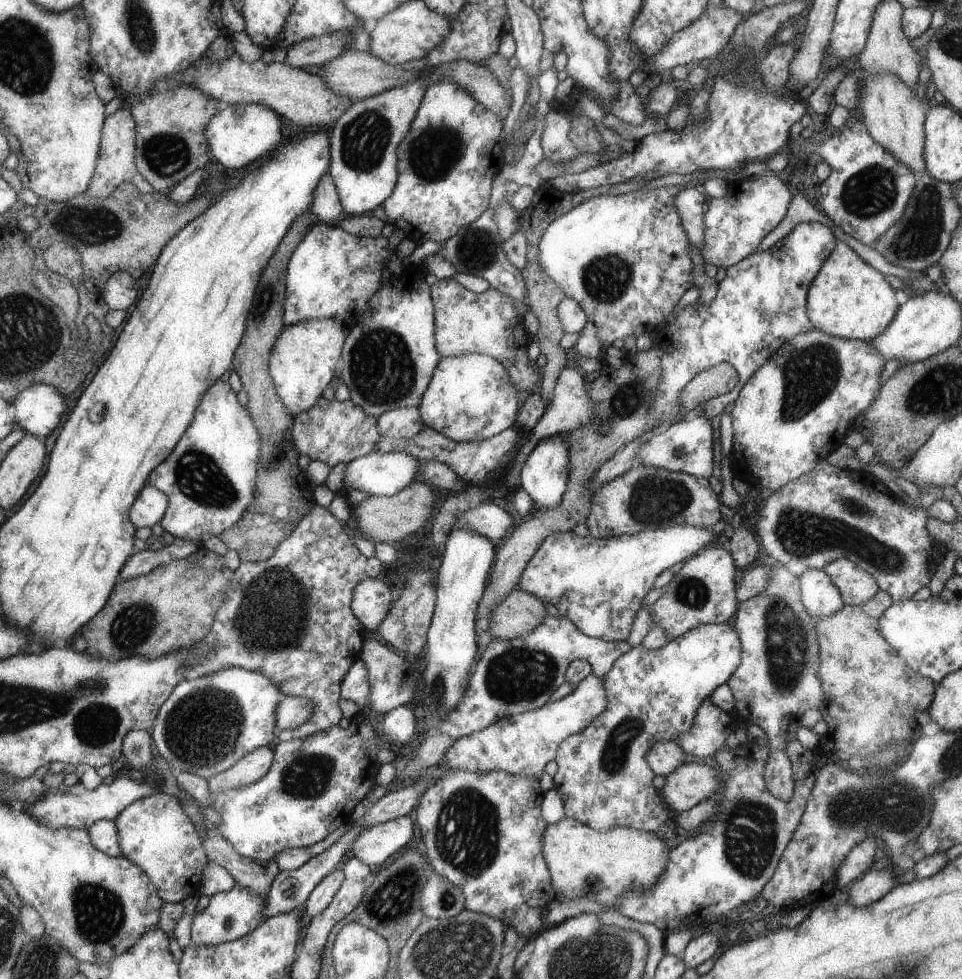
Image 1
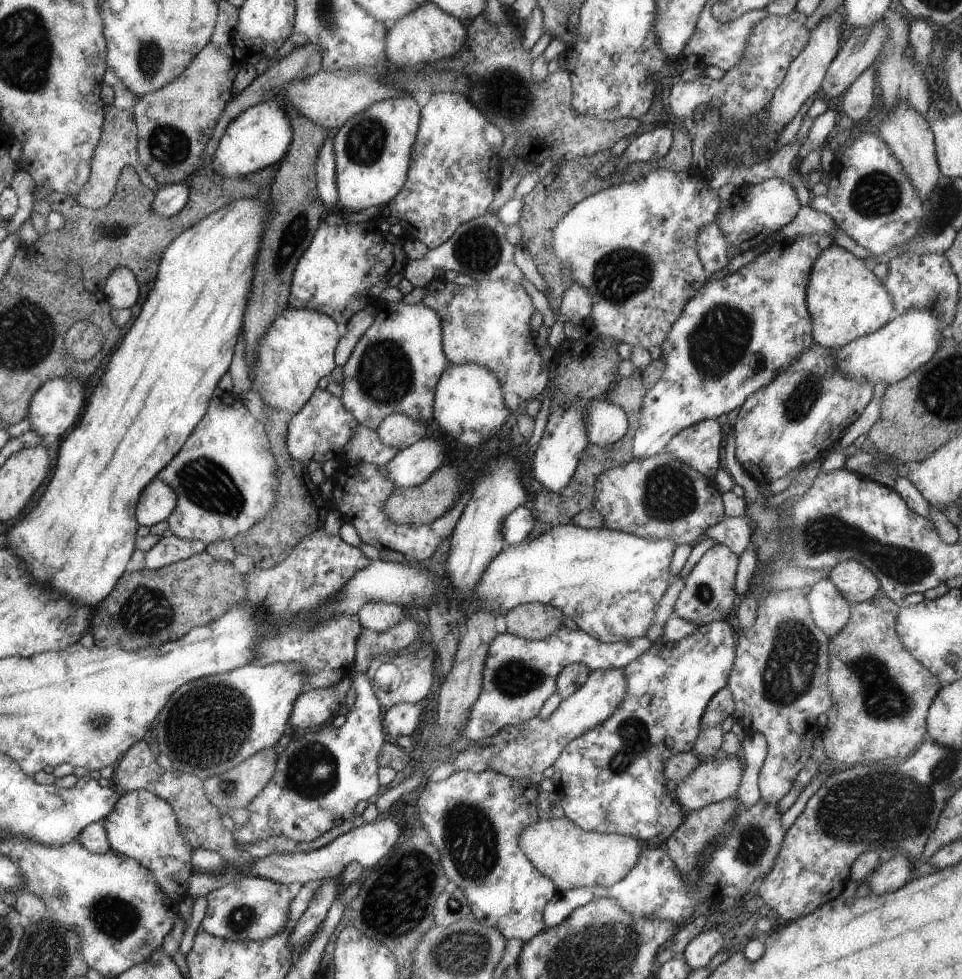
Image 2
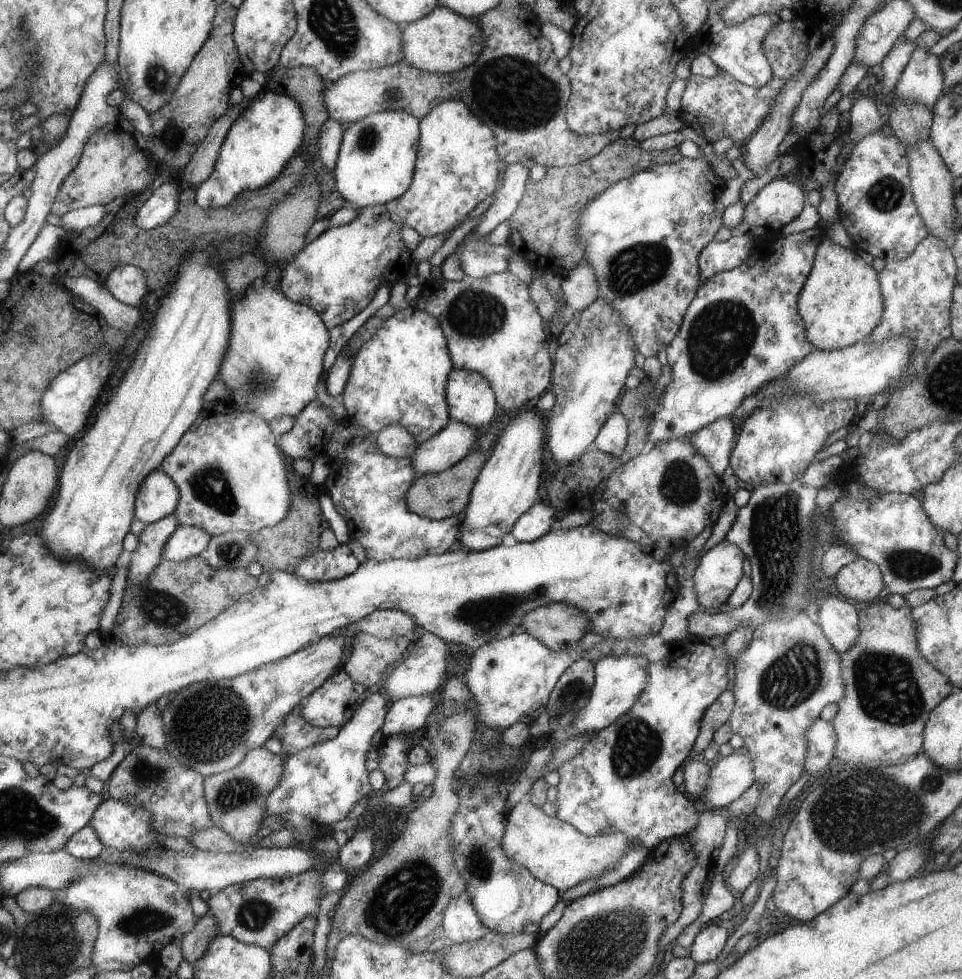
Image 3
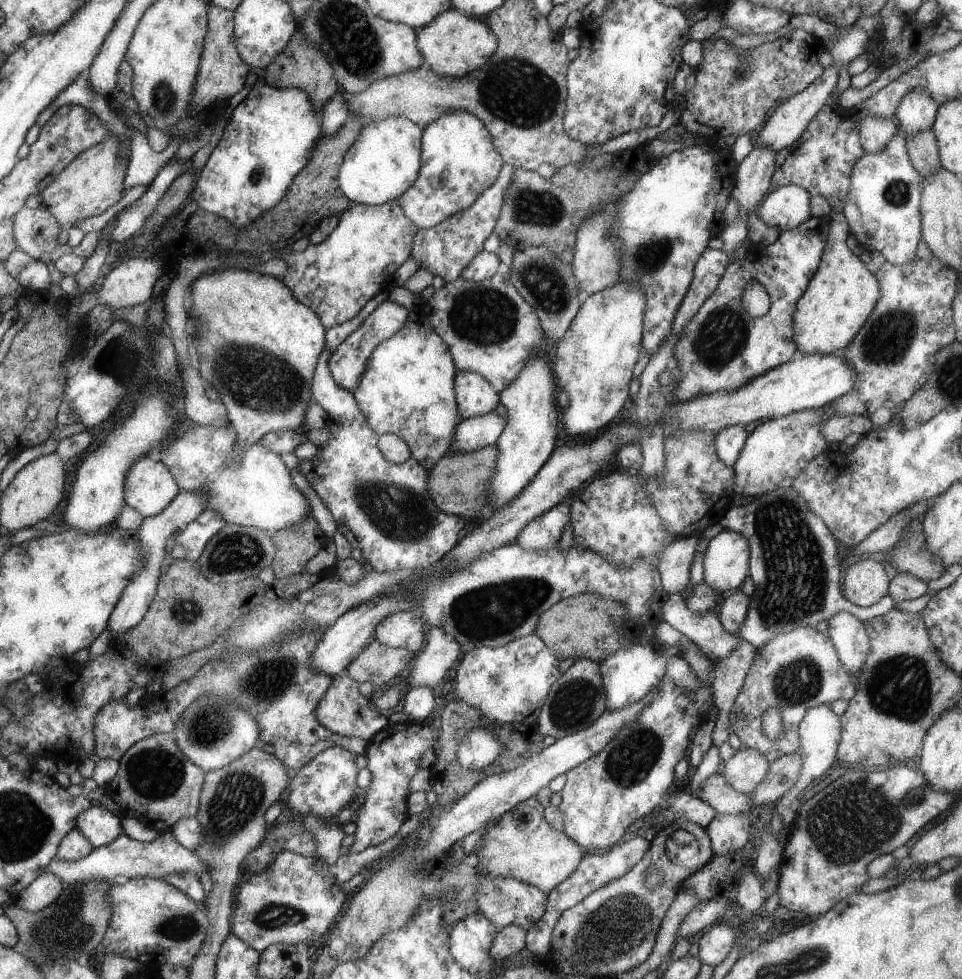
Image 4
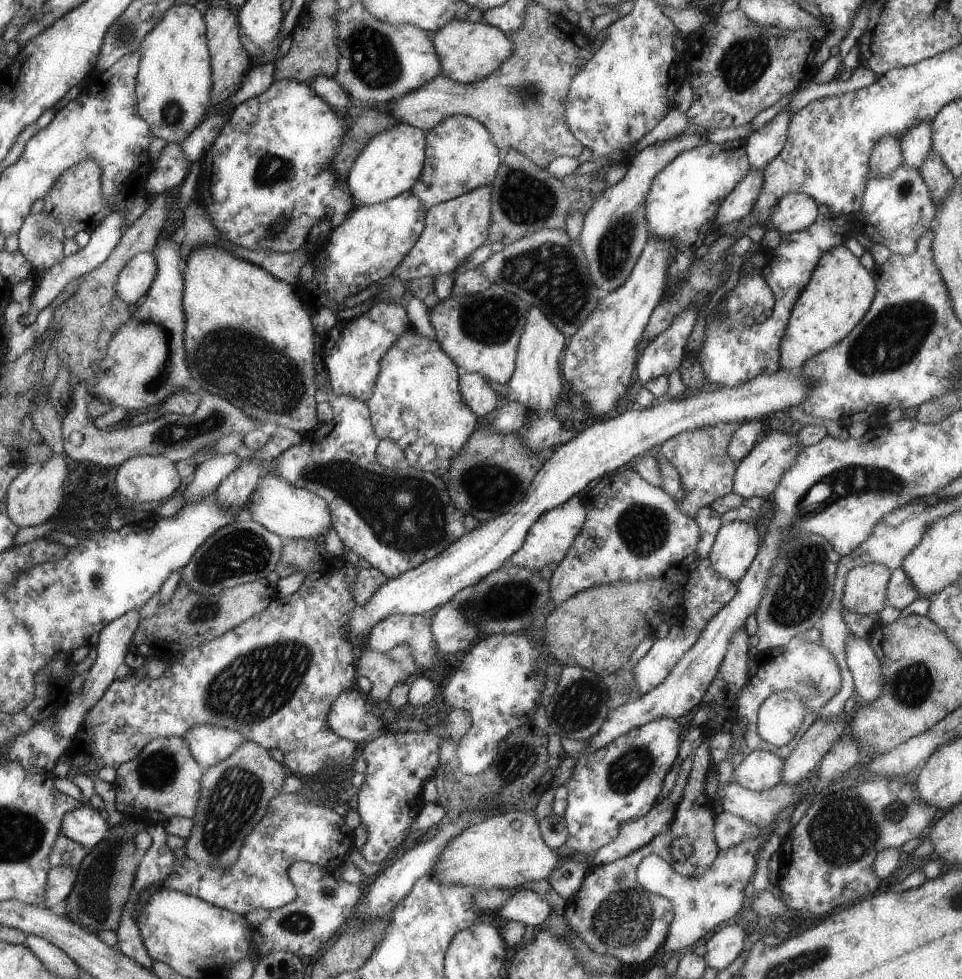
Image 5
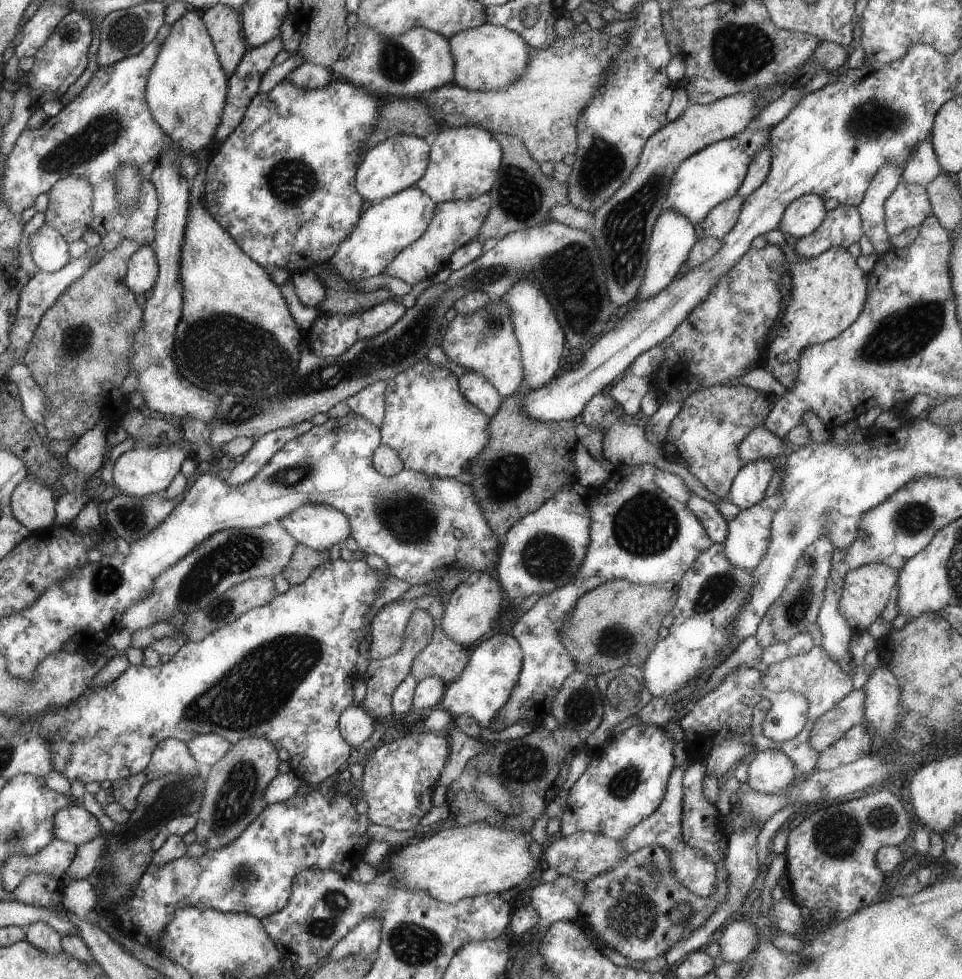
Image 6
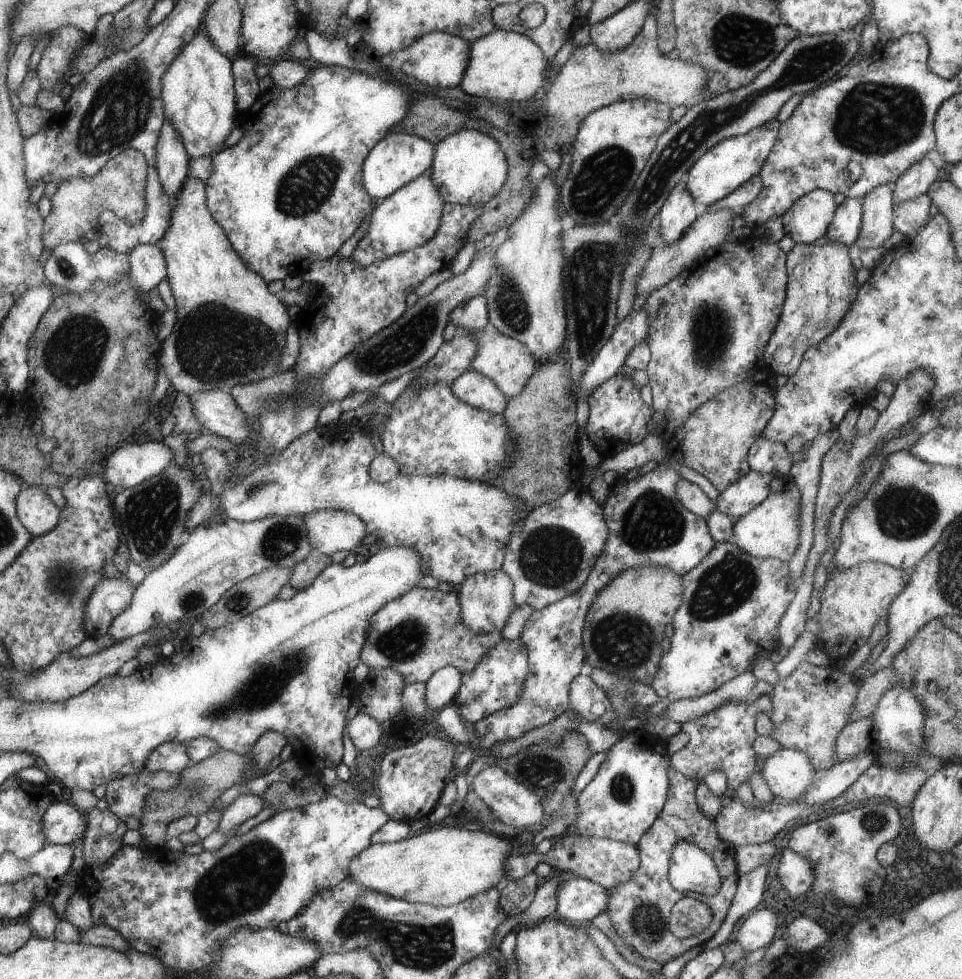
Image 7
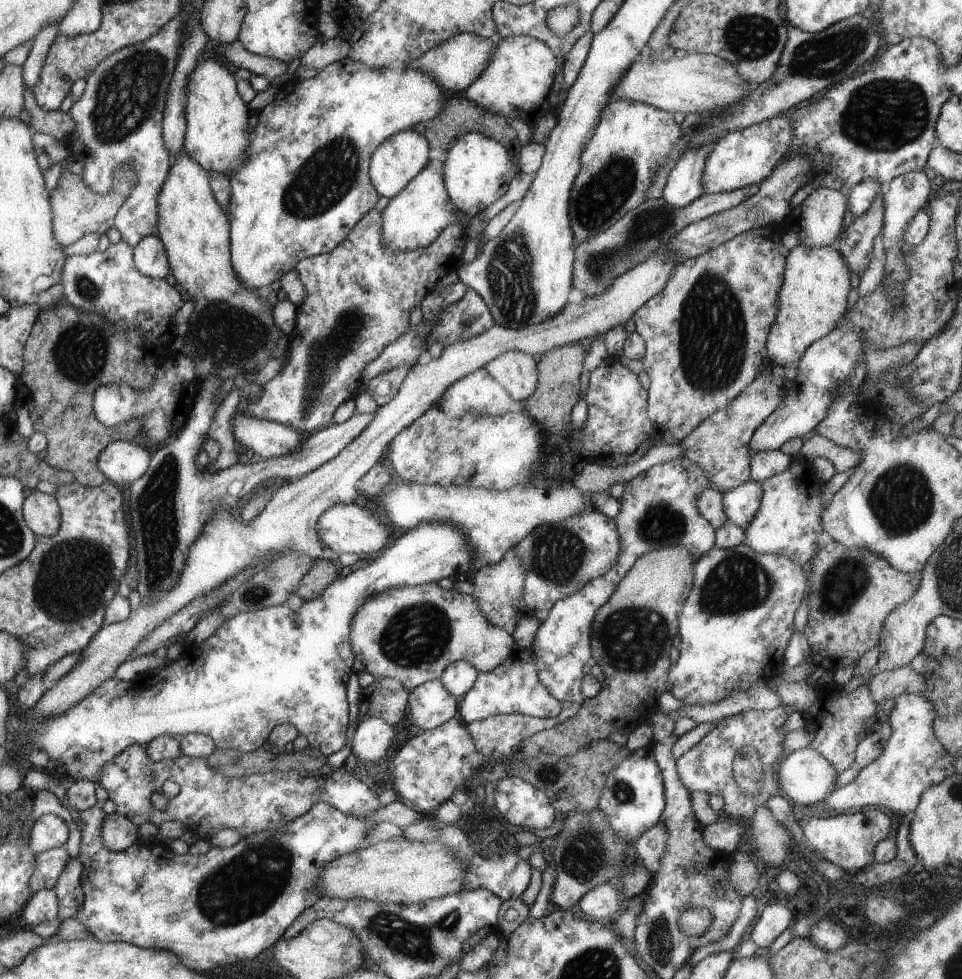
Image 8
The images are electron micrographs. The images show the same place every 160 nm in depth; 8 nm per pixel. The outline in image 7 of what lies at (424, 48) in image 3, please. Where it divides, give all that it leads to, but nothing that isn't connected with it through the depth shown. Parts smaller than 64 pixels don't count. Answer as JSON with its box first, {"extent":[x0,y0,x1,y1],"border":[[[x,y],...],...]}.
{"extent":[457,29,550,102],"border":[[[497,29],[469,43],[468,68],[457,89],[461,96],[521,102],[530,100],[544,87],[550,62],[528,36]]]}

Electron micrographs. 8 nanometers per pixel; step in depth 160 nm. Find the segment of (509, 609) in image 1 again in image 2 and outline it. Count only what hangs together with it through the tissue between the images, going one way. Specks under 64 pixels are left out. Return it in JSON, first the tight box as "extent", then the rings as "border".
{"extent":[504,603,566,641],"border":[[[526,603],[508,611],[504,617],[506,633],[541,641],[565,626],[566,616],[555,606]]]}

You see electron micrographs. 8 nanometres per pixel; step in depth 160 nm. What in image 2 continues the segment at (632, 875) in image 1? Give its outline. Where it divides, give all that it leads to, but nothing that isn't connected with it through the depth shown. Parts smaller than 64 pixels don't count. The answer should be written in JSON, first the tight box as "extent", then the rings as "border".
{"extent":[519,816,644,892],"border":[[[565,816],[540,818],[529,824],[520,833],[519,845],[537,872],[548,877],[562,892],[578,887],[612,886],[628,874],[644,850],[644,844],[635,838],[616,833],[586,832]]]}

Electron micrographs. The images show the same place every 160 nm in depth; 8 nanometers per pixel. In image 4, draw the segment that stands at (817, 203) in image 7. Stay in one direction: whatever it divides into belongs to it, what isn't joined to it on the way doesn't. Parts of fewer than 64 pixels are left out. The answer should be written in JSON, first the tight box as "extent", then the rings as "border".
{"extent":[756,186,811,233],"border":[[[800,186],[772,188],[756,212],[768,227],[776,228],[779,233],[795,230],[811,218],[810,198]]]}

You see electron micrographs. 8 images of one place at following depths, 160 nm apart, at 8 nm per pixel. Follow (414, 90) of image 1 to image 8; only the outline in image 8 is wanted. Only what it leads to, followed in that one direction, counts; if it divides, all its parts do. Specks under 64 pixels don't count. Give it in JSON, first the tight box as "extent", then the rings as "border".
{"extent":[370,129,430,199],"border":[[[408,129],[388,138],[375,150],[370,162],[370,177],[380,195],[393,199],[402,193],[430,162],[430,146],[426,137],[413,129]]]}

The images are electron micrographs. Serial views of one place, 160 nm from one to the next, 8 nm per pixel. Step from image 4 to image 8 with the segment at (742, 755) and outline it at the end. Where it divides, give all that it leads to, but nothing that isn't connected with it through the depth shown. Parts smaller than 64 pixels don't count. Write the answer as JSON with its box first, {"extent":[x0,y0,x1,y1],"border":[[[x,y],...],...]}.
{"extent":[777,746,840,807],"border":[[[810,746],[785,755],[780,760],[777,771],[781,794],[795,807],[799,804],[816,804],[824,801],[837,789],[837,776],[840,774],[827,758]]]}

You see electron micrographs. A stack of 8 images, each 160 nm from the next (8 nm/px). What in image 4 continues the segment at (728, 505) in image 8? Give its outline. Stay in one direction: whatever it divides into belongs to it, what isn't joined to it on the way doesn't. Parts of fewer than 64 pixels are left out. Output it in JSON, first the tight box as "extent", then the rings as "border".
{"extent":[734,409,830,500],"border":[[[809,409],[768,420],[764,422],[764,424],[757,426],[752,434],[746,438],[746,443],[742,446],[738,460],[736,460],[734,464],[734,493],[740,494],[740,496],[748,500],[752,500],[778,488],[792,487],[796,476],[798,476],[818,454],[827,451],[830,446],[826,438],[822,436],[822,422],[824,422],[826,418],[828,418],[828,416],[826,416],[824,410]]]}

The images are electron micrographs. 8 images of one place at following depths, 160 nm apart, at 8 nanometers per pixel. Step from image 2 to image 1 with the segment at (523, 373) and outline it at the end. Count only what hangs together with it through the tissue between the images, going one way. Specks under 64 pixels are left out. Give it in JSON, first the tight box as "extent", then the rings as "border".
{"extent":[431,278,541,392],"border":[[[453,278],[437,279],[431,286],[431,297],[435,305],[435,341],[442,357],[470,353],[492,357],[504,365],[517,391],[534,392],[541,382],[541,371],[530,364],[528,346],[532,338],[524,328],[523,316],[512,297],[492,287],[475,293]]]}

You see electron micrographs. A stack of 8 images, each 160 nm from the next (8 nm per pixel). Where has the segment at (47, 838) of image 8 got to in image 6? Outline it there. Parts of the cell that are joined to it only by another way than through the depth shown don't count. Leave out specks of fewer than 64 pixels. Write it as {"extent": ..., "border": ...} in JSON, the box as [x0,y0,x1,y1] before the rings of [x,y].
{"extent":[55,803,102,847],"border":[[[73,803],[55,814],[55,839],[60,839],[77,847],[96,838],[102,828],[98,819],[84,807]]]}

